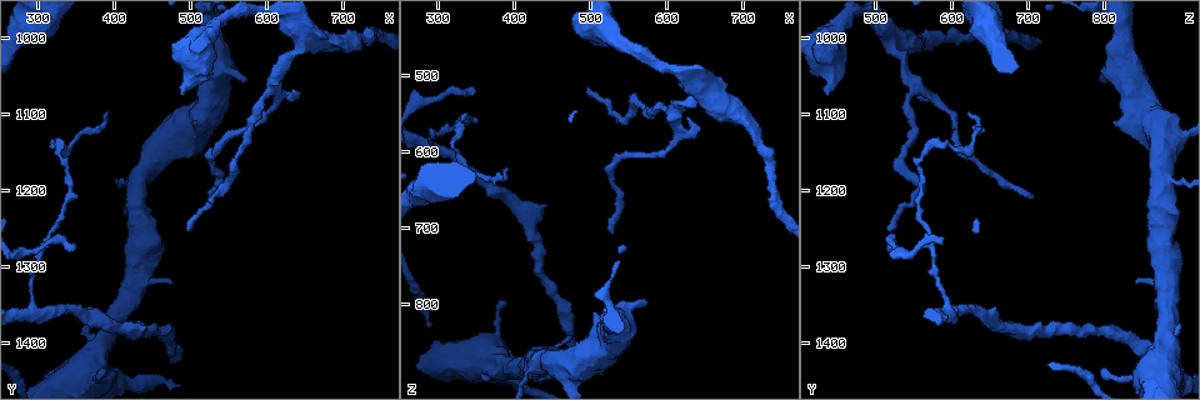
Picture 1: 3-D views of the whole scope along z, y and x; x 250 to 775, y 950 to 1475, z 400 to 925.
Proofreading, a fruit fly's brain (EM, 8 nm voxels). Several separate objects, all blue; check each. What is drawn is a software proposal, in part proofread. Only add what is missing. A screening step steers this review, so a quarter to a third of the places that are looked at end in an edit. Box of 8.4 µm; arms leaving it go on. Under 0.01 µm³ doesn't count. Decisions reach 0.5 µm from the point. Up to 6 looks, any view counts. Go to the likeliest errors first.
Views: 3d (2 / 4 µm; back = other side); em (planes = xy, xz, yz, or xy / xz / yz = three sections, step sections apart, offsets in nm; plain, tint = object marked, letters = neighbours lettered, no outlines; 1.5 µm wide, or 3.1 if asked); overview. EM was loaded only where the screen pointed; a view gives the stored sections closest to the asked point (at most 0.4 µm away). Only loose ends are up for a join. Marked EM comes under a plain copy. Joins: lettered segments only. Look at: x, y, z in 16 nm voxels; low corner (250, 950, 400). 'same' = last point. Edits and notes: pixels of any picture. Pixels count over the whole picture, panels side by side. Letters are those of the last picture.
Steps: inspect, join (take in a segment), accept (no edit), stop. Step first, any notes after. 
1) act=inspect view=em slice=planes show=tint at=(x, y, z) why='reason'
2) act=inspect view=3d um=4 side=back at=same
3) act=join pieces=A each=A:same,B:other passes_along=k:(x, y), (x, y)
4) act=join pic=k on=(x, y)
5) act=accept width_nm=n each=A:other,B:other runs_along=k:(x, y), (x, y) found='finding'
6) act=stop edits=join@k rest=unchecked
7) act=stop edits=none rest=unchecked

act=inspect view=3d um=2 at=(625, 1080, 555) why='thin end'

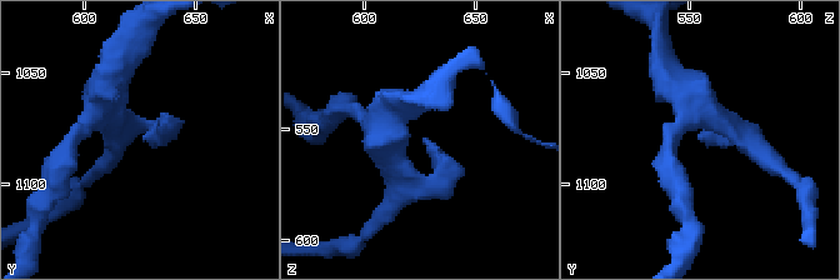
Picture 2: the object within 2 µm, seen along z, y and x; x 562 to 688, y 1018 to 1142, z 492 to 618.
act=inspect view=em slice=xz step=4 show=tint at=(626, 1081, 554) arms=3 why='now the EM'

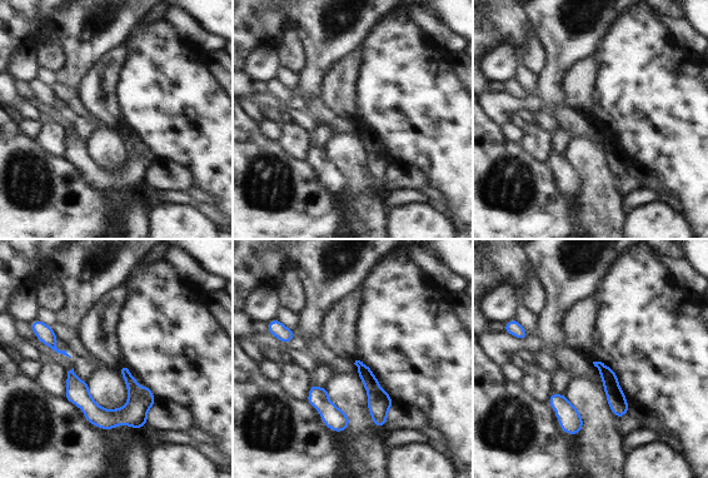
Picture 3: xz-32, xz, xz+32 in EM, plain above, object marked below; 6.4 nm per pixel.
act=inspect view=em slice=xz step=4 show=letters at=same why='what lies round it'

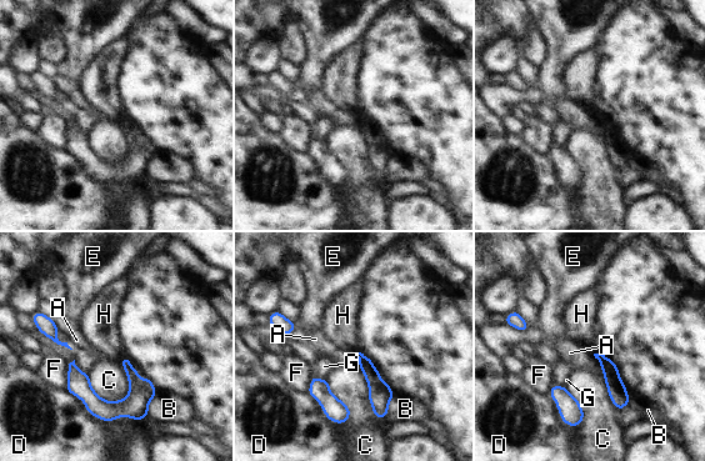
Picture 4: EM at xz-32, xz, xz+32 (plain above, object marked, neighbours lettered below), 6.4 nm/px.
act=accept each=A:other,B:other,C:other,D:other,E:other,F:other,G:other,H:other runs_along=4:(599, 356), (609, 366), (620, 405) found='none of them fits'

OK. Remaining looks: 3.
act=inspect view=3d um=4 at=(390, 1435, 800) why='tapers out'

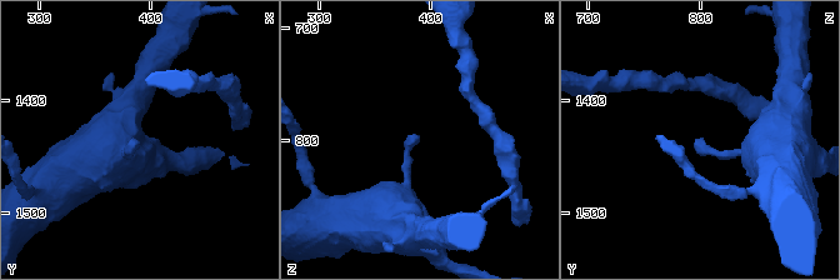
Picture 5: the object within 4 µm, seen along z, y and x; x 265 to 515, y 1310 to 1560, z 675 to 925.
act=inspect view=em slice=planes show=letters at=(386, 1436, 796) why='now the EM'

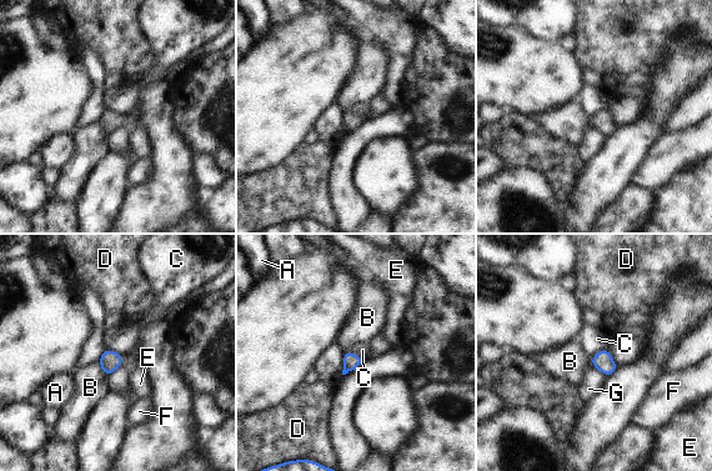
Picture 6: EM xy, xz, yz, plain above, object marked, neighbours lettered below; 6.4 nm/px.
act=accept each=A:other,B:other,C:other,D:other,E:other,F:other,G:other border=6:(106, 347), (124, 356) found='no lettered segment goes on from it'

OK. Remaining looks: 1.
act=stop edits=none rest=unchecked

